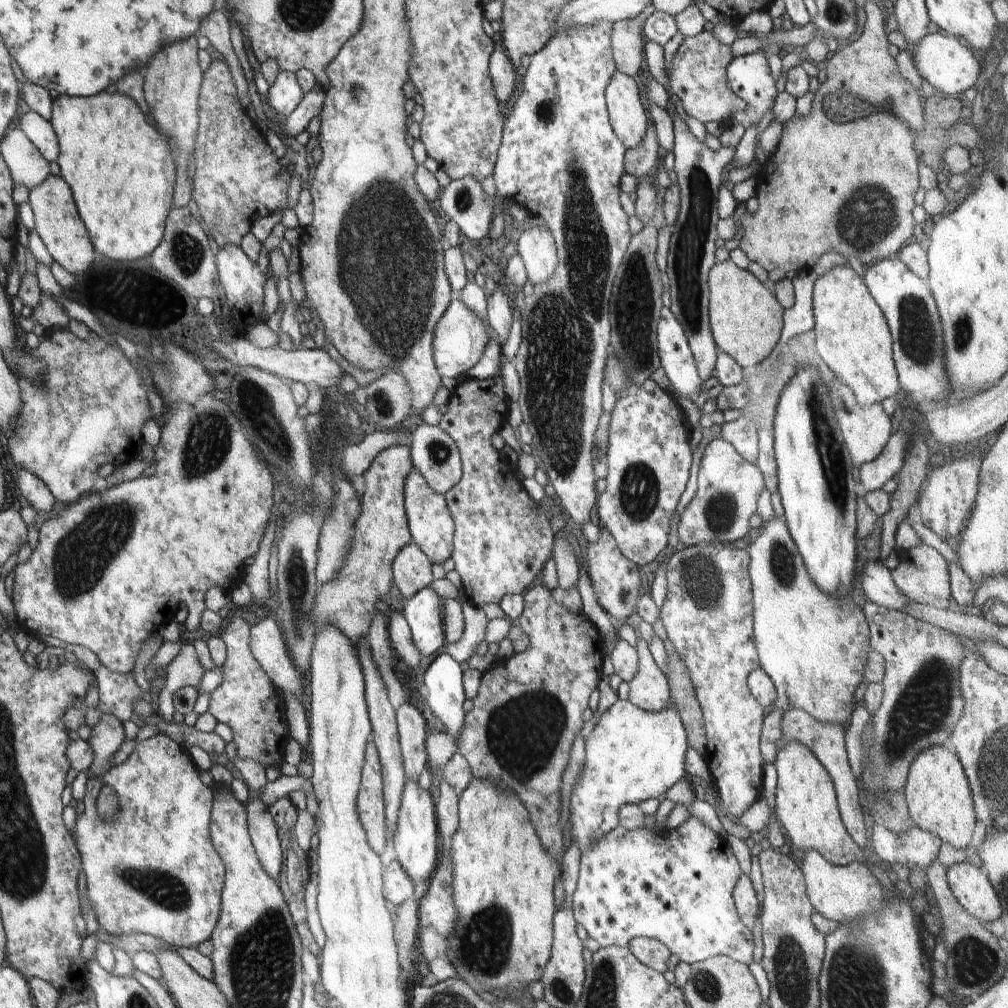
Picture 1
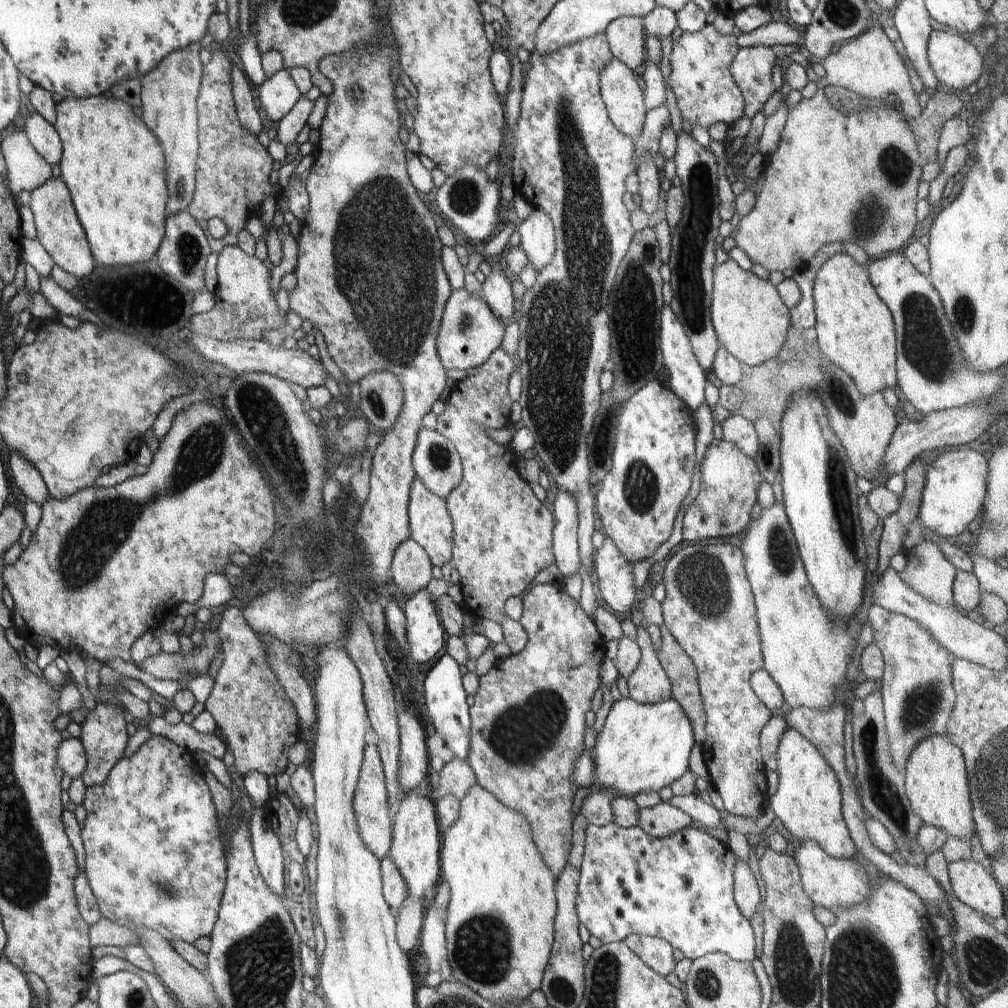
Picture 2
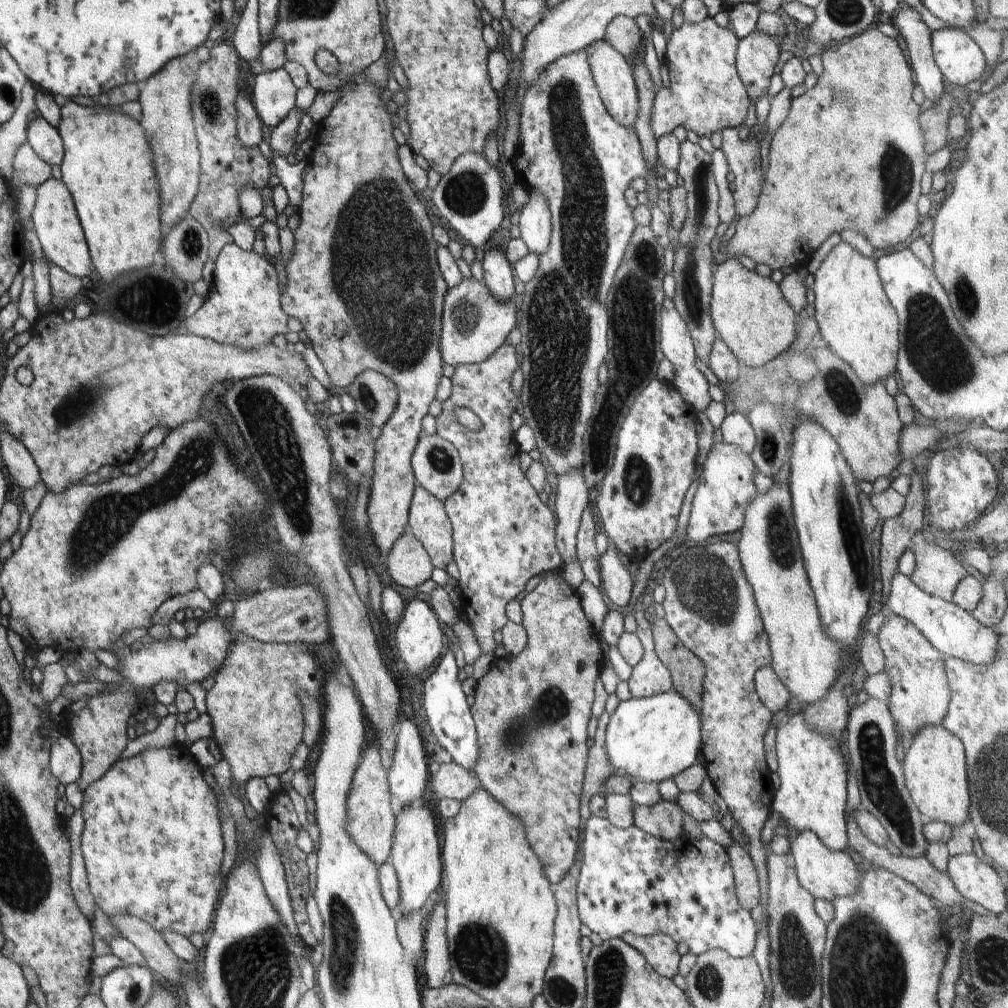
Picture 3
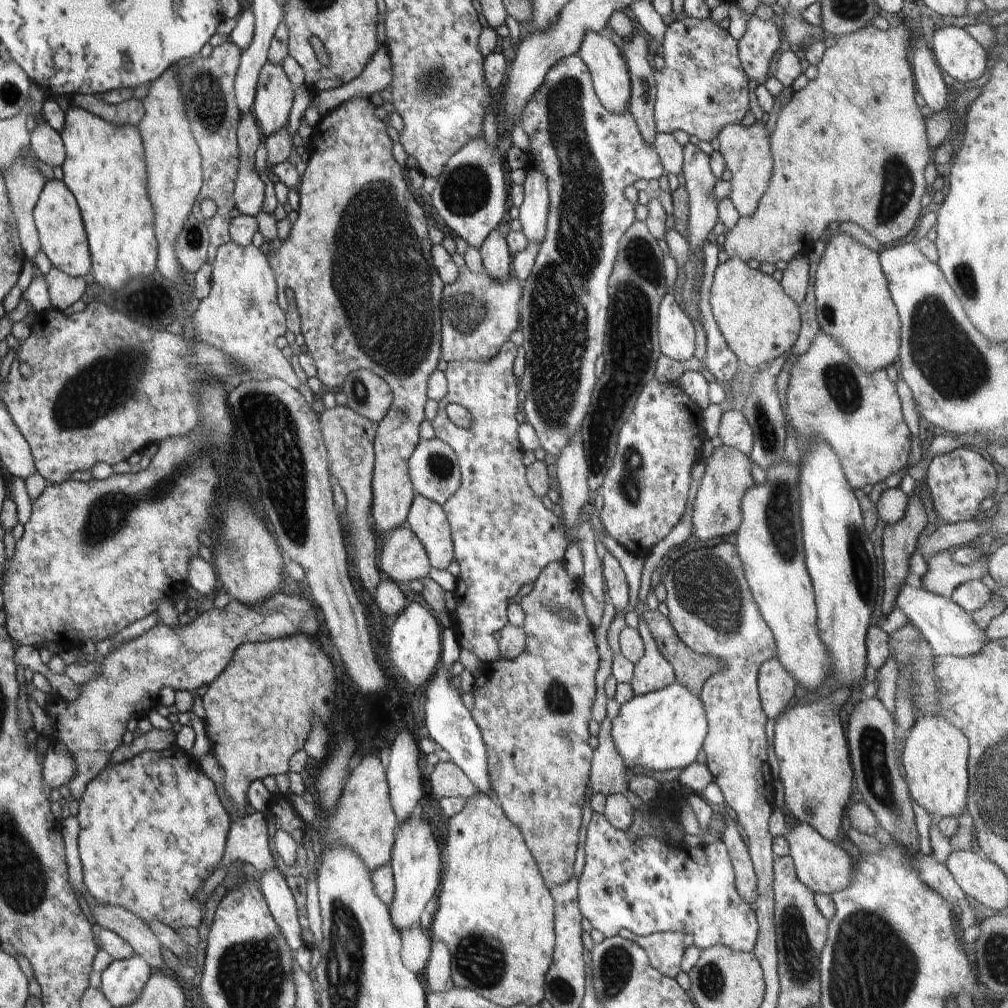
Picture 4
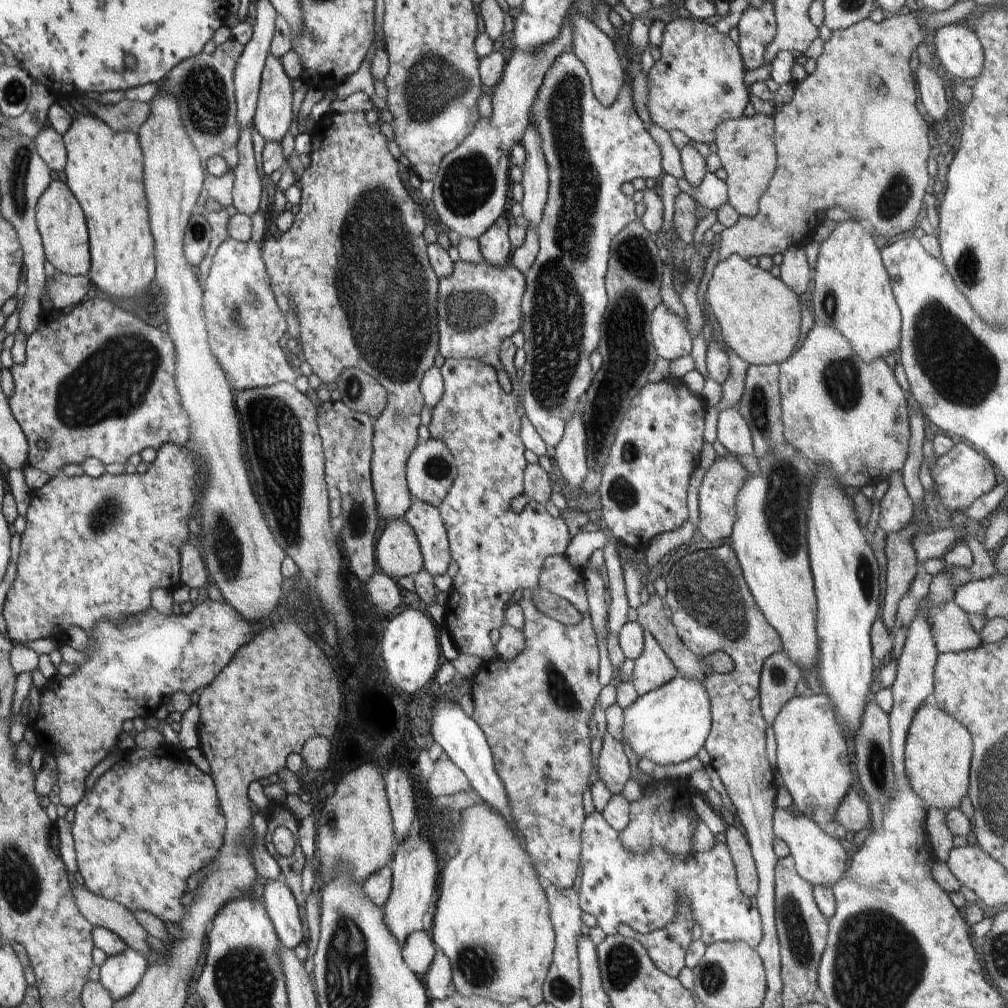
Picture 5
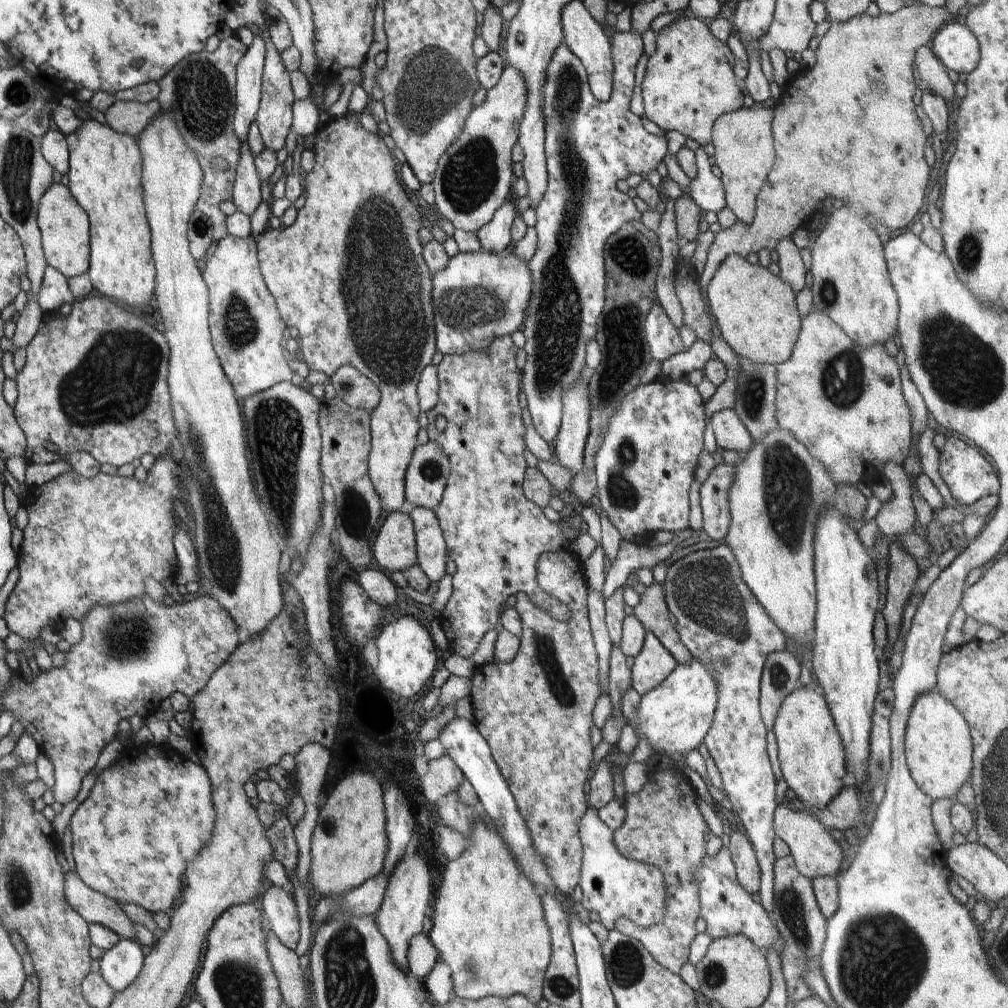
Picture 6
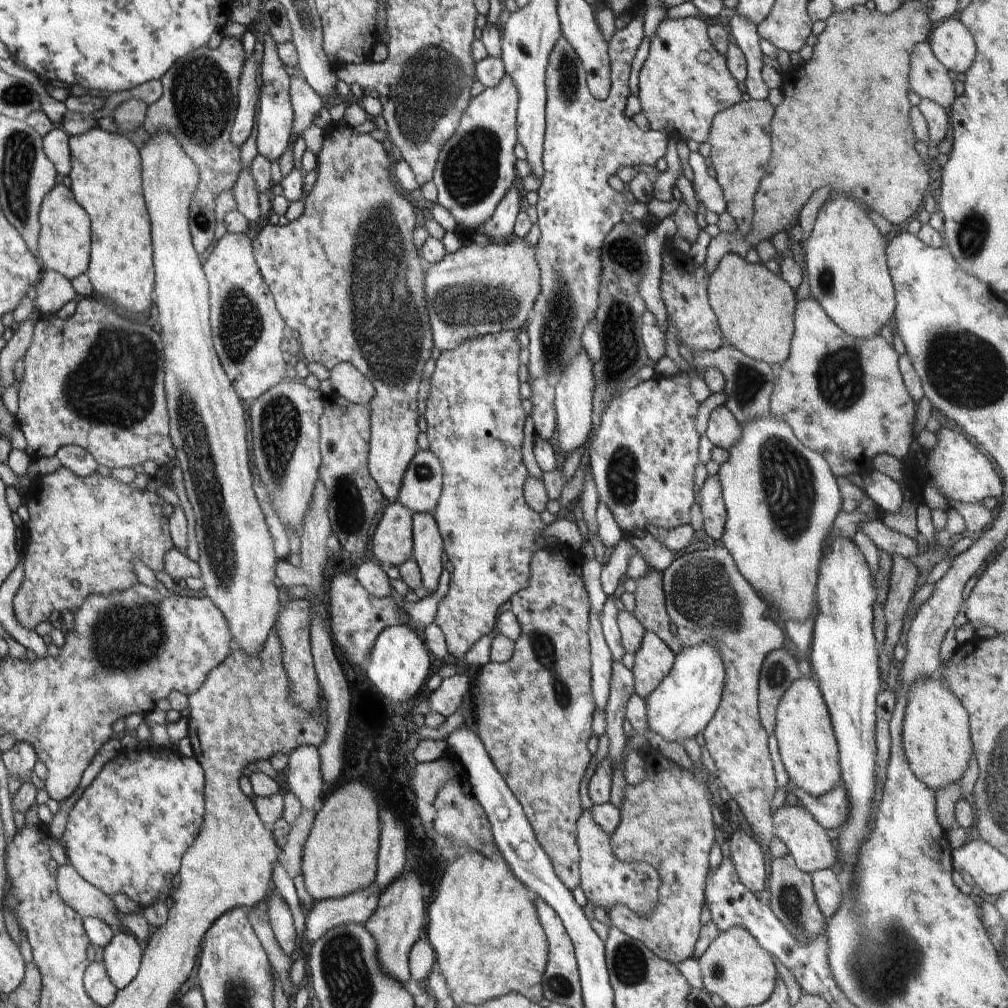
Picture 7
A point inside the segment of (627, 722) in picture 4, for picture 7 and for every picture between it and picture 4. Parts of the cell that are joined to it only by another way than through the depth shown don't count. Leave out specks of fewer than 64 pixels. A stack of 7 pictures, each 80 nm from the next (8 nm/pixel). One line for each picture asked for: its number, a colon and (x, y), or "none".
5: (668, 725)
6: (675, 717)
7: (680, 708)

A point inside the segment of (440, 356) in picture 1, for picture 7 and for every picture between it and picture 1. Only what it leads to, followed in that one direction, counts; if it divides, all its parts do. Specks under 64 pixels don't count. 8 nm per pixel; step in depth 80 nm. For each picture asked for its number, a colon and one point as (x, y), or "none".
2: (469, 333)
3: (474, 324)
4: (478, 315)
5: (478, 306)
6: (478, 297)
7: (480, 290)

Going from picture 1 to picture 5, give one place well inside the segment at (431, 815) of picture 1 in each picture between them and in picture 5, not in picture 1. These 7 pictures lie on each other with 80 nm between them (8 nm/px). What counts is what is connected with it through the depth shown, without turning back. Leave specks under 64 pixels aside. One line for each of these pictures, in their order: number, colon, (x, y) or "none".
2: (415, 849)
3: (415, 854)
4: (415, 861)
5: (414, 867)

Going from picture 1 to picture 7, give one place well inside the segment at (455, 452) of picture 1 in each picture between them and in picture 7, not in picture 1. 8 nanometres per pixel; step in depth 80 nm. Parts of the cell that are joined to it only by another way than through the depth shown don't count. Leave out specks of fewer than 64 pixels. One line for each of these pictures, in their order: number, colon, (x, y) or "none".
2: (436, 463)
3: (436, 464)
4: (433, 467)
5: (431, 469)
6: (426, 477)
7: (422, 483)

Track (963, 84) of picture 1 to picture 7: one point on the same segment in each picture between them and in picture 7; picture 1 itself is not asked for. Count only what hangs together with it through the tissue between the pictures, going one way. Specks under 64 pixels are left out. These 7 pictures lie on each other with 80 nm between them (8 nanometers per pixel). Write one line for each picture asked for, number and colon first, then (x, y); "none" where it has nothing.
2: (956, 63)
3: (960, 60)
4: (957, 53)
5: (960, 52)
6: (956, 47)
7: (952, 43)

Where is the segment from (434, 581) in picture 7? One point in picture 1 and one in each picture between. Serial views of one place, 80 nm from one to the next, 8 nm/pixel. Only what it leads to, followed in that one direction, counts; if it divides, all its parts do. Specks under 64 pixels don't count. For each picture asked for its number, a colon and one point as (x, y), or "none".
1: (432, 529)
2: (431, 527)
3: (428, 521)
4: (426, 518)
5: (426, 520)
6: (431, 548)

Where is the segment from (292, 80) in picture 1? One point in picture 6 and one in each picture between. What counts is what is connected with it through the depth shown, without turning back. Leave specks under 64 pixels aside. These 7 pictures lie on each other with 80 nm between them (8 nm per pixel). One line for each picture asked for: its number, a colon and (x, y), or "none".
2: (278, 94)
3: (273, 95)
4: (274, 95)
5: (273, 116)
6: (274, 118)

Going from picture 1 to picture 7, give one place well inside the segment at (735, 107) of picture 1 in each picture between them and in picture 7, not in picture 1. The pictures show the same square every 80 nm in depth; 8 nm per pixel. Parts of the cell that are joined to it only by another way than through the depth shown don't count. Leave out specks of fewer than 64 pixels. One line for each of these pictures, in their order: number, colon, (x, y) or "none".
2: (706, 93)
3: (706, 95)
4: (702, 88)
5: (698, 83)
6: (690, 81)
7: (684, 82)

